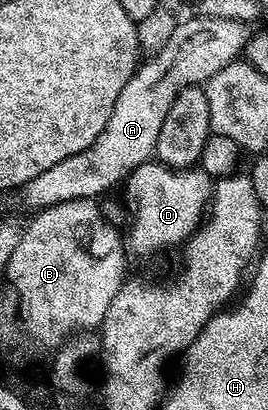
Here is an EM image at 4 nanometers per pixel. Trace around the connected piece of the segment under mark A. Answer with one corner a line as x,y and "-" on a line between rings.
183,18
176,33
168,37
168,45
153,52
147,58
150,60
147,63
145,60
135,70
128,85
120,89
120,97
116,97
116,105
112,109
112,117
108,117
104,125
104,133
100,133
84,153
64,157
64,161
52,165
52,169
40,173
40,177
32,177
32,181
20,188
24,206
37,213
61,202
97,200
98,195
129,179
142,163
151,162
160,137
160,125
164,125
164,117
168,117
168,109
172,101
176,101
176,93
185,87
205,85
212,76
220,73
220,69
224,69
224,65
235,62
245,52
246,42
252,34
251,28
240,20
197,18

